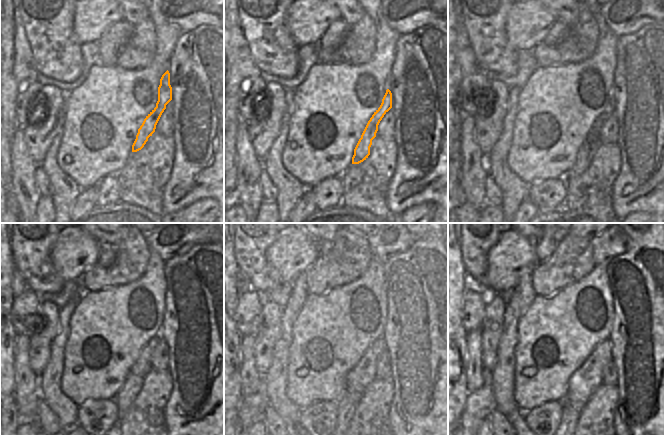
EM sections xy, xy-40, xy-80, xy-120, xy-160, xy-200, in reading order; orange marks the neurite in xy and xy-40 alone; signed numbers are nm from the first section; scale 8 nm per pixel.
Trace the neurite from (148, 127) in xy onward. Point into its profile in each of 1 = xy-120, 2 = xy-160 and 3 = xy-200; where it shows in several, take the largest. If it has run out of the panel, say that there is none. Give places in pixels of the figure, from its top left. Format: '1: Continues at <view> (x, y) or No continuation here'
1: Continues at xy-120 (133, 384)
2: Continues at xy-160 (347, 404)
3: Continues at xy-200 (570, 415)

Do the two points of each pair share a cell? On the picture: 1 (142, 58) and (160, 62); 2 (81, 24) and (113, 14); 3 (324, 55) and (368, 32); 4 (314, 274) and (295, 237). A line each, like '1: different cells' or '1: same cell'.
1: different cells
2: same cell
3: same cell
4: different cells

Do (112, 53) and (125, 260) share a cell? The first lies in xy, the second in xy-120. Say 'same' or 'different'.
different

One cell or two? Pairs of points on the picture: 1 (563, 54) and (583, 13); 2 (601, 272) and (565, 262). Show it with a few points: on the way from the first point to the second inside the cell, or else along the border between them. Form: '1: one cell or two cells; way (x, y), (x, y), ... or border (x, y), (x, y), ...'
1: one cell; way (573, 44), (583, 34), (583, 23)
2: two cells; border (594, 264), (593, 268), (586, 275), (572, 283)

